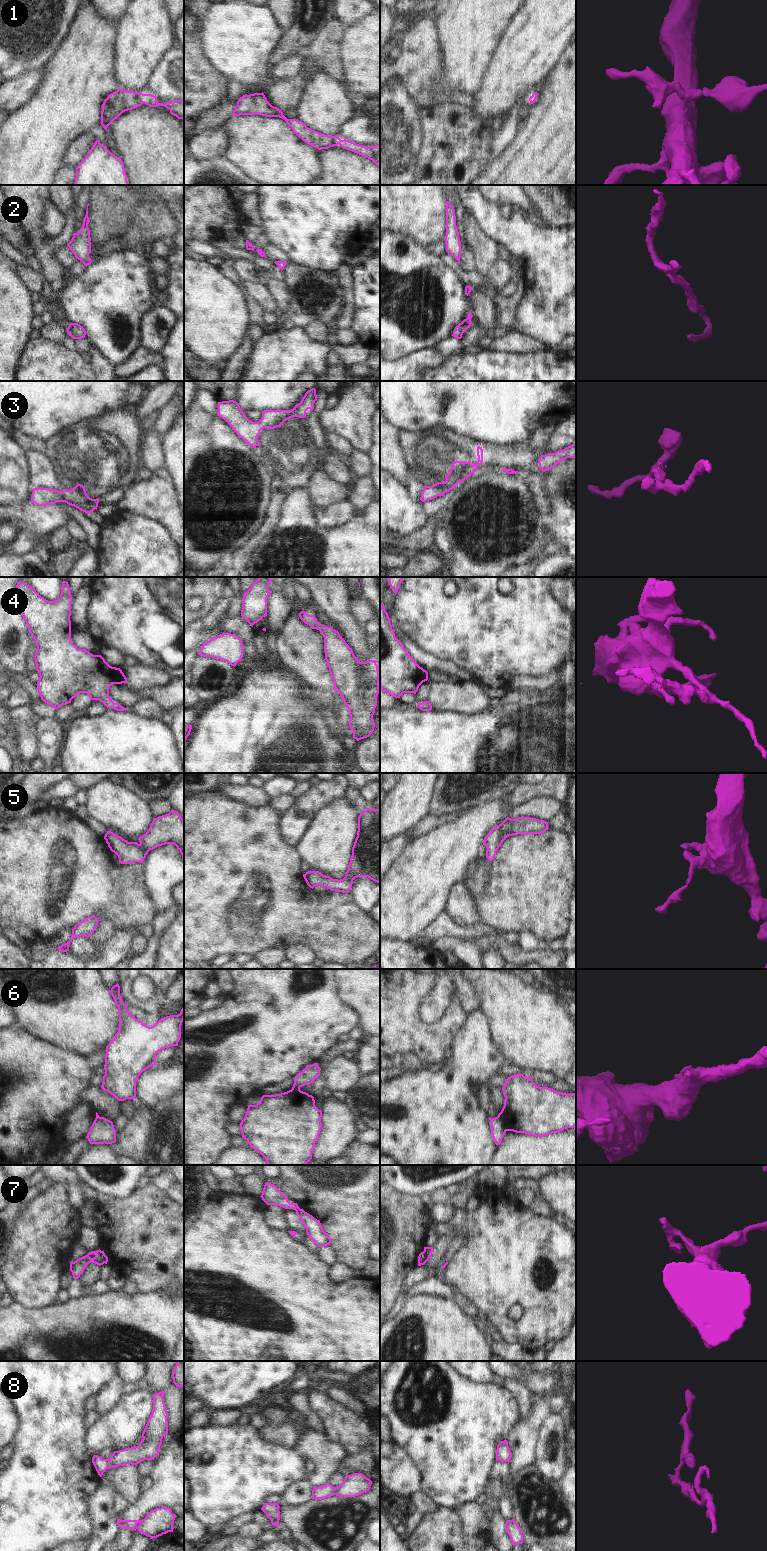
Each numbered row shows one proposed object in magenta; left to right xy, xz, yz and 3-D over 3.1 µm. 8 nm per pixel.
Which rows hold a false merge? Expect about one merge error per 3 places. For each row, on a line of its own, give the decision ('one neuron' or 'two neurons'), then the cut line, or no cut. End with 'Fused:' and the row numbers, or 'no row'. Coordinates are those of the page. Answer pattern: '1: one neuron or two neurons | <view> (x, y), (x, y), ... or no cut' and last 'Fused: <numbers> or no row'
1: one neuron | no cut
2: one neuron | no cut
3: one neuron | no cut
4: one neuron | no cut
5: one neuron | no cut
6: two neurons | yz (498, 1115), (506, 1130)
7: two neurons | yz (422, 1252), (426, 1261)
8: two neurons | xz (335, 1488), (333, 1494)
Fused: 6, 7, 8

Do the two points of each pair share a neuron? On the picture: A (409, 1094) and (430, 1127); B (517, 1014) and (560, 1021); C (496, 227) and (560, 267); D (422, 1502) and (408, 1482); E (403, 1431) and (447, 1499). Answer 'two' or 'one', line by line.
A: one
B: one
C: one
D: two
E: one

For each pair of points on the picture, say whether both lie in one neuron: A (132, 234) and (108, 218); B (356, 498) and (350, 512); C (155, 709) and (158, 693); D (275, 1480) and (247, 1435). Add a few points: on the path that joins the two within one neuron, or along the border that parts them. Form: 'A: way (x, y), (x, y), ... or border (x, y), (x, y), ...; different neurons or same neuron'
A: way (126, 228), (114, 218); same neuron
B: border (348, 499), (358, 512); different neurons
C: border (143, 698), (153, 699), (164, 710); different neurons
D: way (264, 1469), (247, 1452), (247, 1446); same neuron

